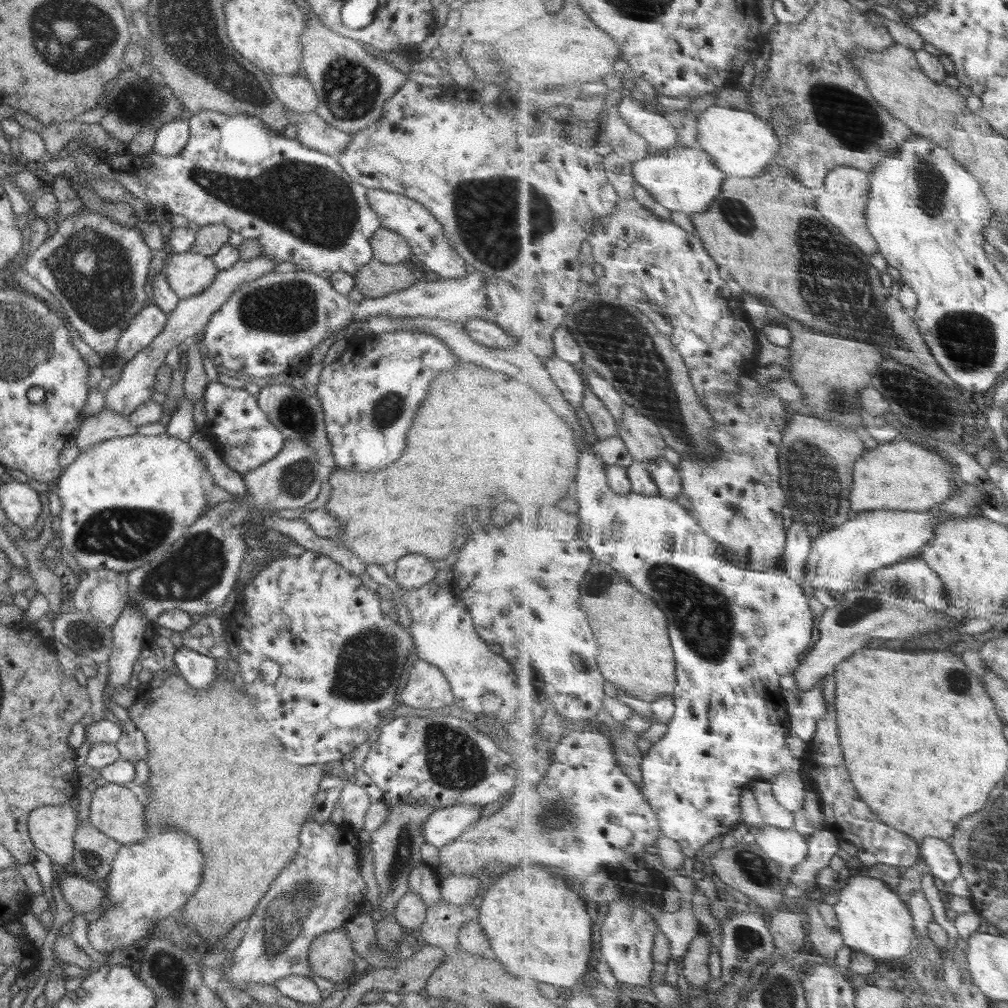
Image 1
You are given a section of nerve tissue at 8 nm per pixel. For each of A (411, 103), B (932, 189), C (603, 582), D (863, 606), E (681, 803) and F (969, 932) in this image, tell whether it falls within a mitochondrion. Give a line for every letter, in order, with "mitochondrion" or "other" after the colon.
A: other
B: mitochondrion
C: mitochondrion
D: mitochondrion
E: other
F: other

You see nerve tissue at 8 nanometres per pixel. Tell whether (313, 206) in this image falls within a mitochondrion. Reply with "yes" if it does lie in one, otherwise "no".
yes

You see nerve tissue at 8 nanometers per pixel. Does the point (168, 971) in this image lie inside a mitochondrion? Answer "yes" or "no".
yes

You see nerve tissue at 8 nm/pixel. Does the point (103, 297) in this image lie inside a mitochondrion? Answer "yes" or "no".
yes

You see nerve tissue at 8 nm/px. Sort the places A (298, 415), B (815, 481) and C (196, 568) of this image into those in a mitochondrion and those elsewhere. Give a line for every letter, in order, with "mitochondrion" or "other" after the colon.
A: mitochondrion
B: mitochondrion
C: mitochondrion

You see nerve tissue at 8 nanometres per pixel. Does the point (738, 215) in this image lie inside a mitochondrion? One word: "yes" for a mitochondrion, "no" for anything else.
yes

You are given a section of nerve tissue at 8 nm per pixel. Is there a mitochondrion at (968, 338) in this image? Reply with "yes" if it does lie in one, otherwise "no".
yes

